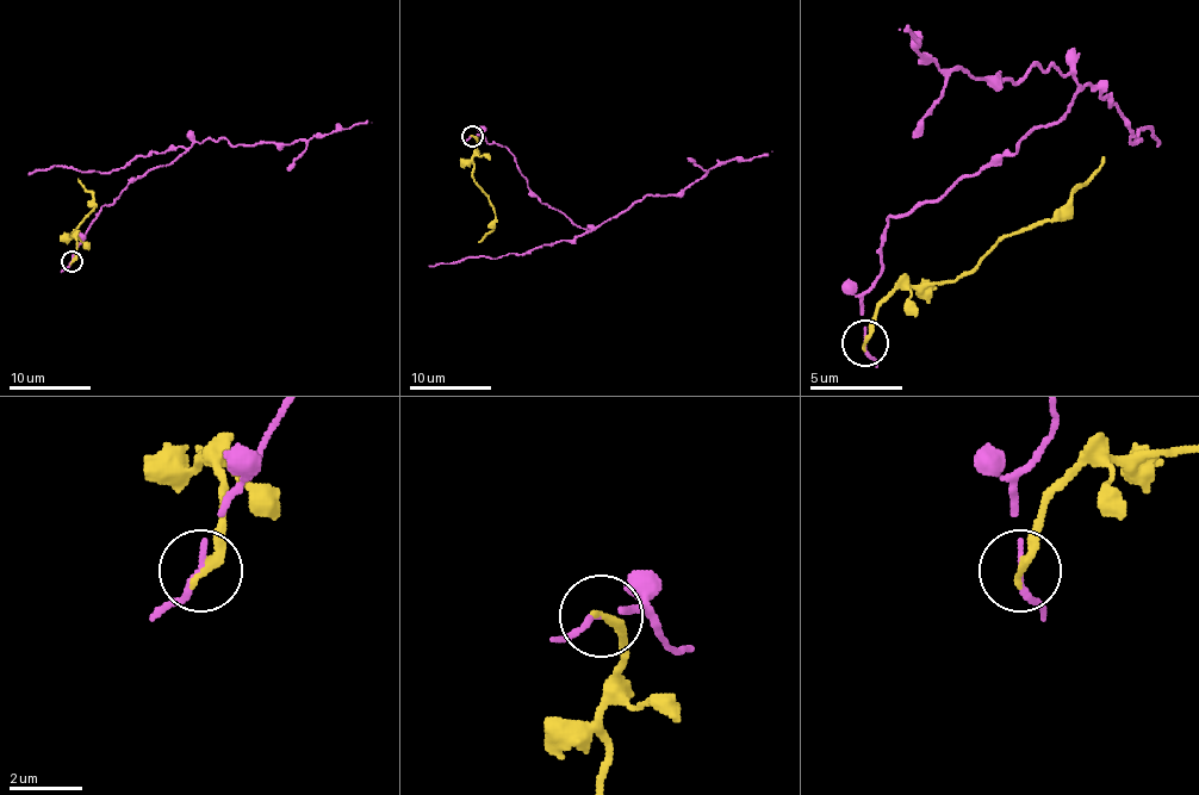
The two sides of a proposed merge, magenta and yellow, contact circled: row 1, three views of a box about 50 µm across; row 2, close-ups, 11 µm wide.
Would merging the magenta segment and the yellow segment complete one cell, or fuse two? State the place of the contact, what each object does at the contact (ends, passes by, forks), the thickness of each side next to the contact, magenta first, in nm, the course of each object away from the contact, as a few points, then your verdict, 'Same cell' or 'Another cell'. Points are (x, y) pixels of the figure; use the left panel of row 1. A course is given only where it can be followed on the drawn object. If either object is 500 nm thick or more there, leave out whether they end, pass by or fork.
Place: (72, 261). At the ring magenta ends. At the ring yellow ends. Thickness 180 nm (magenta) against 240 nm. Course of magenta: (72, 261), (104, 206), (192, 146), (206, 140), (279, 143), (371, 123). Course of yellow: (72, 261), (75, 246), (72, 233), (94, 209), (94, 197), (78, 178). Another cell

